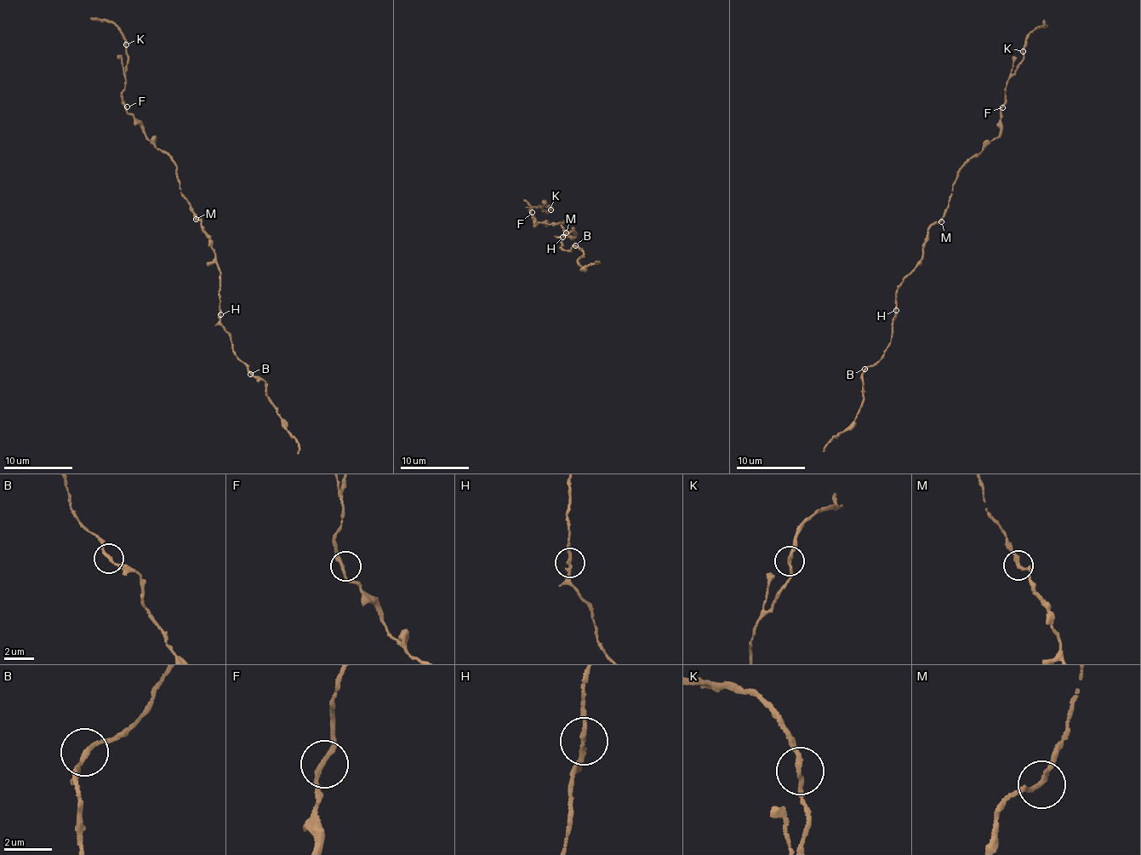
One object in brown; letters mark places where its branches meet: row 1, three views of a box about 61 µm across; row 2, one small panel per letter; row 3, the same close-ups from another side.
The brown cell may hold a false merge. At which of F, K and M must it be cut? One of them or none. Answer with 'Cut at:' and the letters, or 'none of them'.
Cut at: none of them

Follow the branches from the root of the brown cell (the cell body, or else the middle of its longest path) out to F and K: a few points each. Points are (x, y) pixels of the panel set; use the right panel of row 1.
F: (932, 226), (943, 217), (956, 172), (999, 135), (1002, 107)
K: (932, 226), (943, 217), (956, 172), (999, 135), (1006, 82), (1023, 60), (1023, 51)

